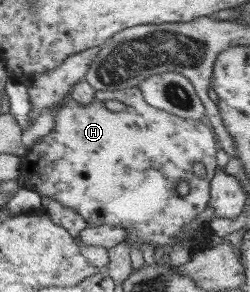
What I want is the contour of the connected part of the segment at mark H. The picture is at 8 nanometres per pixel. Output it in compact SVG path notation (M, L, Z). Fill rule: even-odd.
M139 86L121 91L98 91L97 99L93 101L93 103L89 103L89 105L81 105L81 101L73 101L73 98L69 97L67 101L58 106L52 114L55 123L53 130L44 138L39 139L36 144L29 149L27 155L21 158L20 177L23 179L23 187L51 197L60 202L64 207L70 207L84 218L89 227L114 225L115 227L125 228L125 230L129 232L127 233L126 239L126 242L129 244L129 249L130 245L140 248L143 243L150 244L153 248L161 247L162 245L172 245L175 248L175 252L167 251L166 255L174 254L176 259L179 259L180 256L187 259L192 256L192 253L207 249L203 247L209 244L209 238L213 236L213 229L209 227L208 223L204 225L204 229L199 227L199 237L195 237L195 240L191 238L187 239L187 237L183 237L183 240L180 240L177 235L179 235L179 233L183 234L185 227L189 227L189 225L197 219L197 215L201 215L201 213L207 209L212 199L212 179L215 177L218 167L217 141L215 141L215 133L211 131L211 127L207 127L205 123L201 123L199 120L187 120L183 117L168 113L167 111L152 107L145 101L145 97L143 97L143 93L141 93L141 88ZM109 100L122 103L125 105L125 109L119 113L109 111L109 109L105 107L105 101ZM195 163L201 163L205 167L206 175L204 177L197 177L197 175L195 175L195 171L193 171L193 169L195 169ZM183 180L186 181L190 190L188 194L181 196L177 194L175 189L177 189L177 183Z

